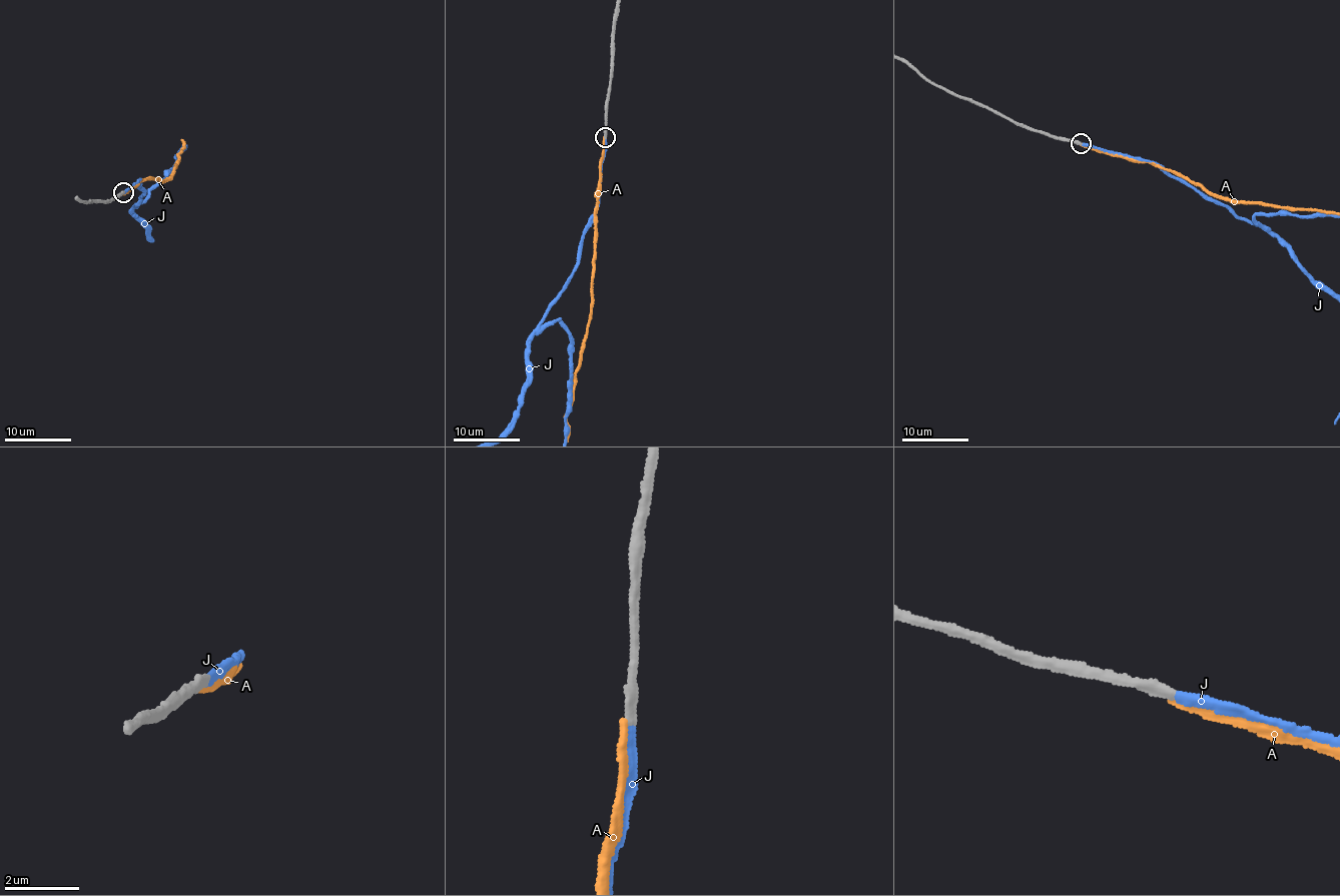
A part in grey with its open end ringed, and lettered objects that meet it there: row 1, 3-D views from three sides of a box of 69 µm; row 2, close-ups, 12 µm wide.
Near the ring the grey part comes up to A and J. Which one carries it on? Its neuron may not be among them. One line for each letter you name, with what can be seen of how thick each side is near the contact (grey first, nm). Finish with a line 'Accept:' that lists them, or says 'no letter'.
J: calibres 280 and 240 nm
Accept: J

